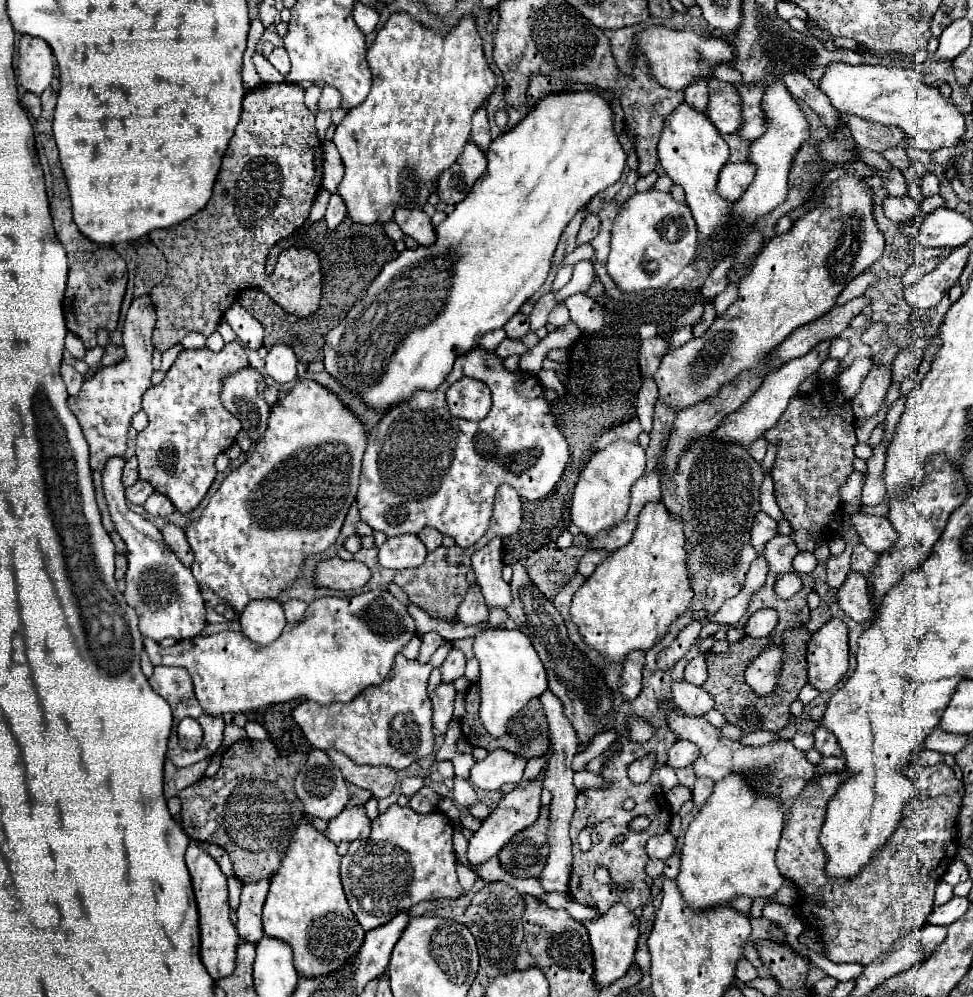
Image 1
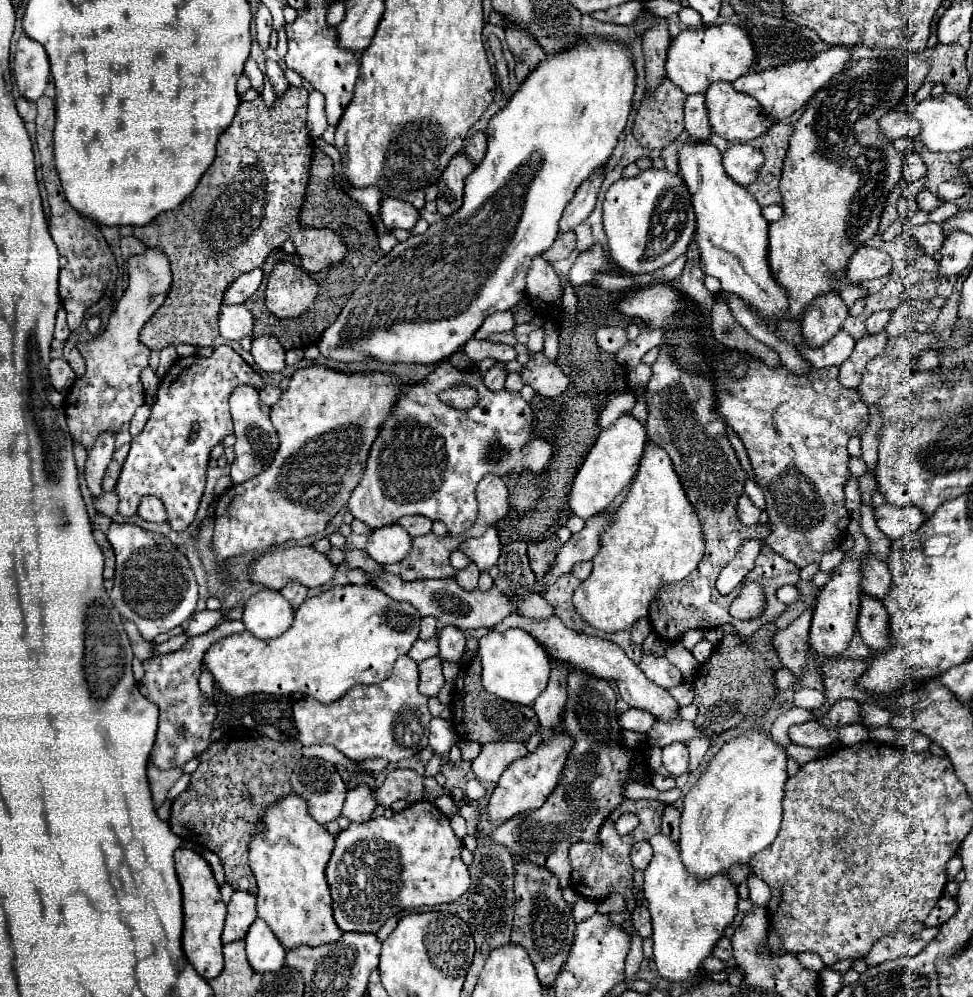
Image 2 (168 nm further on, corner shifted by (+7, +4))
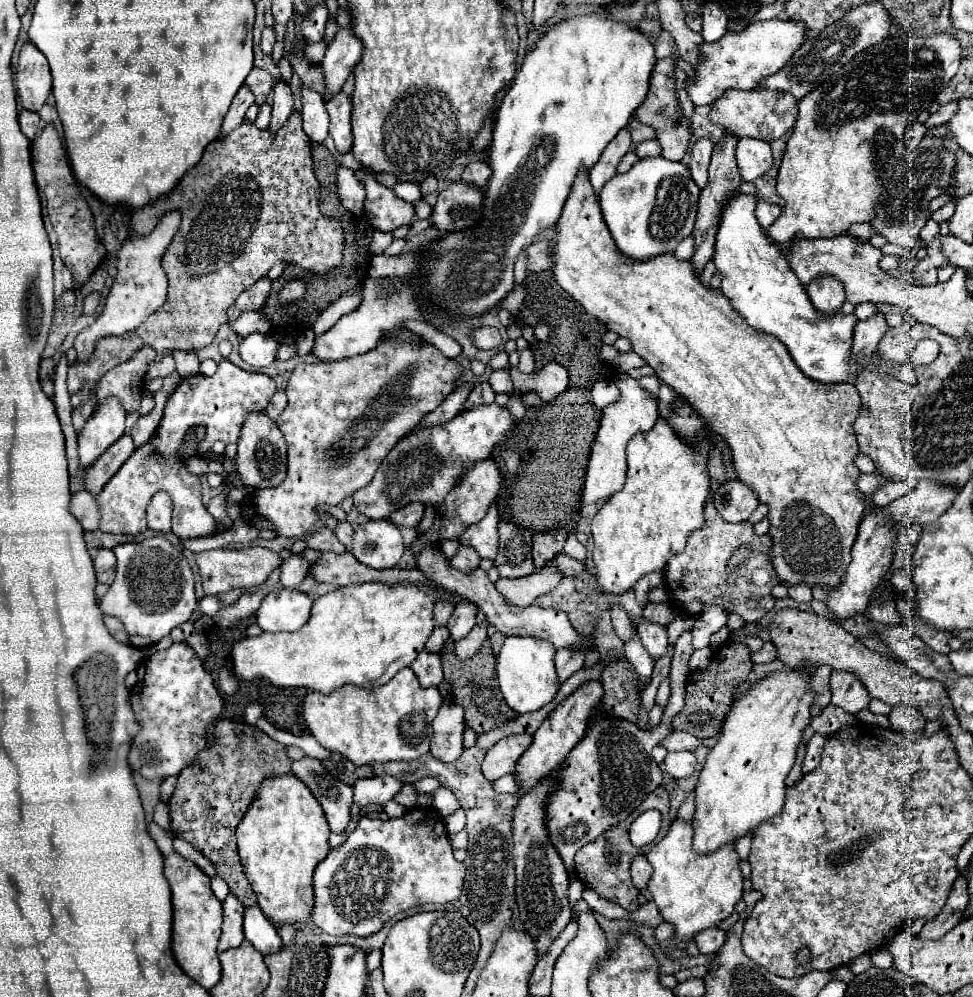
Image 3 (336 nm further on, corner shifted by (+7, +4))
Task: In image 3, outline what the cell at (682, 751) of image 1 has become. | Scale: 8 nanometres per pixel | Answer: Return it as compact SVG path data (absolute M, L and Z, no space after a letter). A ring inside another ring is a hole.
M668 752L664 760L664 770L672 778L688 778L696 770L694 752Z

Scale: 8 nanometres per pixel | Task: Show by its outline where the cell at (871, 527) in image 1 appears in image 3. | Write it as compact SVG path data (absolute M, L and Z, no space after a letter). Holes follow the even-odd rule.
M920 480L906 496L888 504L888 516L900 524L930 524L952 504L956 488L936 484L932 480Z

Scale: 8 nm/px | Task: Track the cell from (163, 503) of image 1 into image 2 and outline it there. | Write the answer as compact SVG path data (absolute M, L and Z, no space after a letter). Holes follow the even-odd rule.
M146 496L142 502L140 502L140 508L138 508L138 516L142 520L148 520L148 522L166 522L166 510L164 510L164 504L156 498L156 496Z

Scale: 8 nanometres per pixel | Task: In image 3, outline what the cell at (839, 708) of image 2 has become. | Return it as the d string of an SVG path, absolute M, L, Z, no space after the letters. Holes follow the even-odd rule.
M832 672L830 690L832 690L832 704L854 716L860 710L866 710L870 704L870 696L868 696L866 688L854 674Z

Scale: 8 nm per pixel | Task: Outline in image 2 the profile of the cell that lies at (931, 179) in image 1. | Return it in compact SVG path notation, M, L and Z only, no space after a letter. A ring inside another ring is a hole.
M928 190L920 192L920 196L918 196L918 208L922 208L924 212L932 212L932 210L936 210L940 204L942 204L942 202L940 202L932 192L928 192Z

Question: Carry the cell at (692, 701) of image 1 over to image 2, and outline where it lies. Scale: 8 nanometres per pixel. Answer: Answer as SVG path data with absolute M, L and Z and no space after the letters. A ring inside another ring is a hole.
M642 650L642 658L640 658L638 666L660 688L672 688L682 682L680 670L672 662L668 662L666 656L658 656L654 652Z

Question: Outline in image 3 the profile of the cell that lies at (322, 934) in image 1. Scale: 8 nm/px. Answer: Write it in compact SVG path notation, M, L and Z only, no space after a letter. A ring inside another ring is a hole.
M294 774L272 776L270 780L262 782L256 800L252 802L250 810L246 812L246 816L236 828L236 838L238 838L238 854L244 866L244 874L258 896L258 906L274 926L312 920L312 904L314 904L312 874L318 862L324 860L330 852L328 836L330 836L330 828L324 818L322 806L312 796L308 786L300 784L300 780Z

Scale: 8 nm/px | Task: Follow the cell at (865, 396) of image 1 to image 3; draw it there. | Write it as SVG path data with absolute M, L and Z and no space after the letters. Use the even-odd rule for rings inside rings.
M876 314L868 320L860 320L854 326L854 346L852 346L854 364L872 356L872 352L876 350L876 346L886 330L888 330L888 324L884 320L884 314Z

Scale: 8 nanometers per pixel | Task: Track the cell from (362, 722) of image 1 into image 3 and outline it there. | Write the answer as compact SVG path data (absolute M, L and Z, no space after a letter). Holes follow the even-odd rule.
M412 668L400 670L388 684L378 688L360 688L360 686L342 686L336 688L332 694L322 696L320 692L310 692L304 698L302 716L310 730L310 734L328 750L340 752L348 756L354 764L376 764L376 762L390 762L390 760L418 760L430 748L432 740L432 720L442 706L442 698L438 688L422 688L418 684L416 674Z

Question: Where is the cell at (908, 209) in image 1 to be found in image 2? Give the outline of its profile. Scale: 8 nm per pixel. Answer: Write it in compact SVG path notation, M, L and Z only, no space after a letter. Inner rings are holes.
M934 222L912 228L912 234L916 236L918 244L924 248L924 252L928 256L932 256L934 252L940 252L940 248L944 246L944 240L946 240L944 230L938 224L934 224Z

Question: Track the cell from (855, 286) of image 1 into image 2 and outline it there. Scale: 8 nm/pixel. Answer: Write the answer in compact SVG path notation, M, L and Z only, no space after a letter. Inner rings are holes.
M862 246L848 264L848 278L852 282L864 282L888 274L890 268L892 268L892 258L886 252L878 248Z

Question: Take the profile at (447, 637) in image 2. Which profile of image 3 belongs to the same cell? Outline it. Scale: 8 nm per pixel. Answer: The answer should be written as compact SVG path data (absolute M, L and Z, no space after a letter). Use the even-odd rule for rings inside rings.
M462 602L454 608L454 614L448 620L448 630L450 630L450 638L454 642L462 640L464 636L468 636L468 632L474 628L474 616L476 616L478 608L472 602Z

